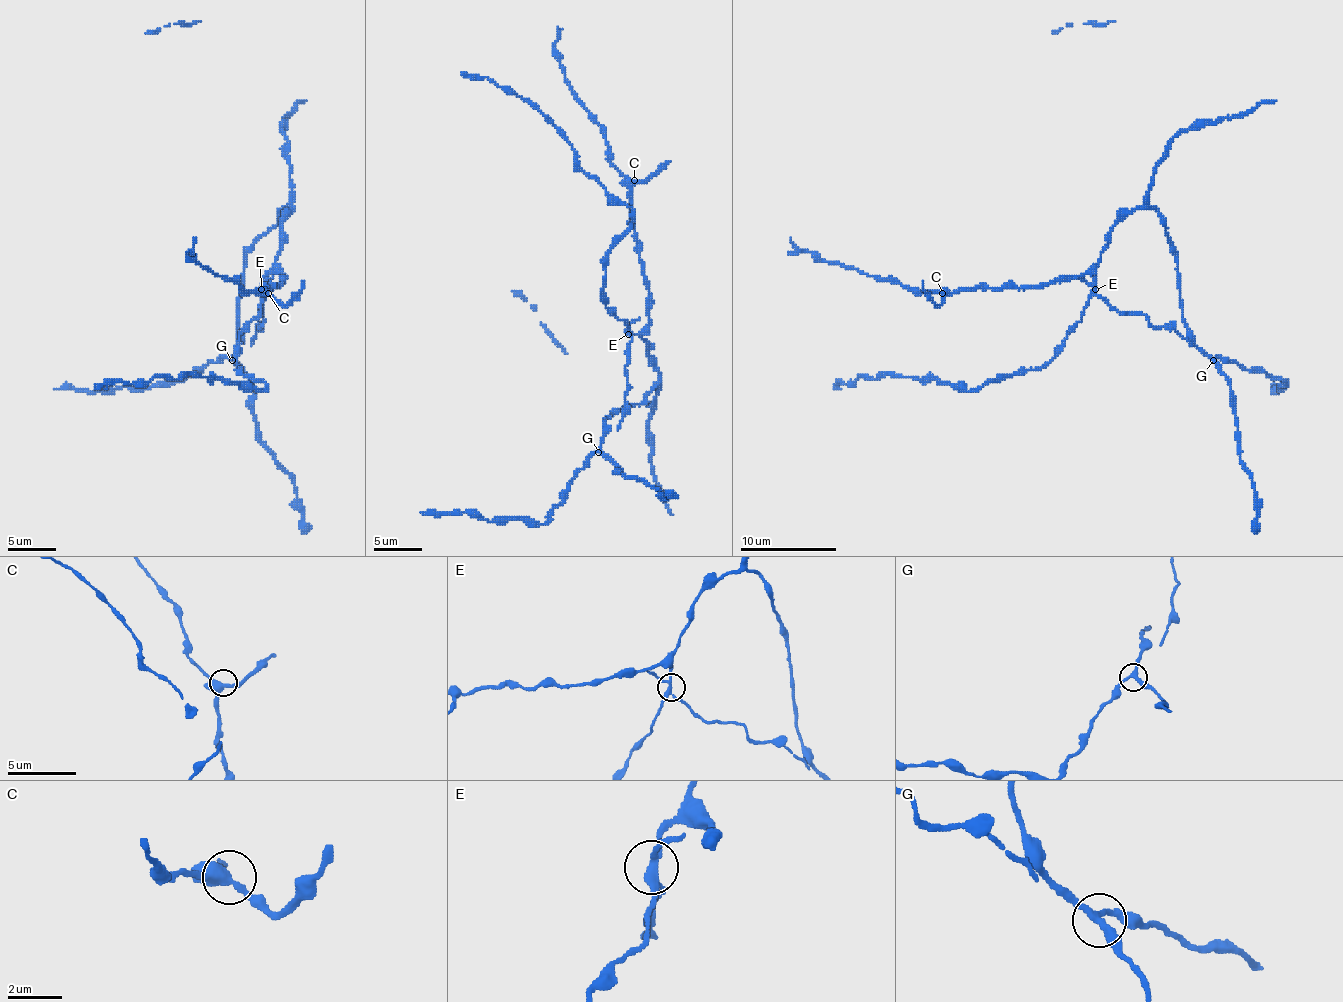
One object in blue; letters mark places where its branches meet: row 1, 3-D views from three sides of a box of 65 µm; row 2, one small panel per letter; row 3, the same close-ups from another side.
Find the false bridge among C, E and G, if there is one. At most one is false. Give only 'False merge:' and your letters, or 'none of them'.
False merge: E

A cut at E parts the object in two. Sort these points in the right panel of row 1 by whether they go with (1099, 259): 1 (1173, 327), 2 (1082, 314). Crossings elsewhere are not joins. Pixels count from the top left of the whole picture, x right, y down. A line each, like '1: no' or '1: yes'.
1: no
2: yes

